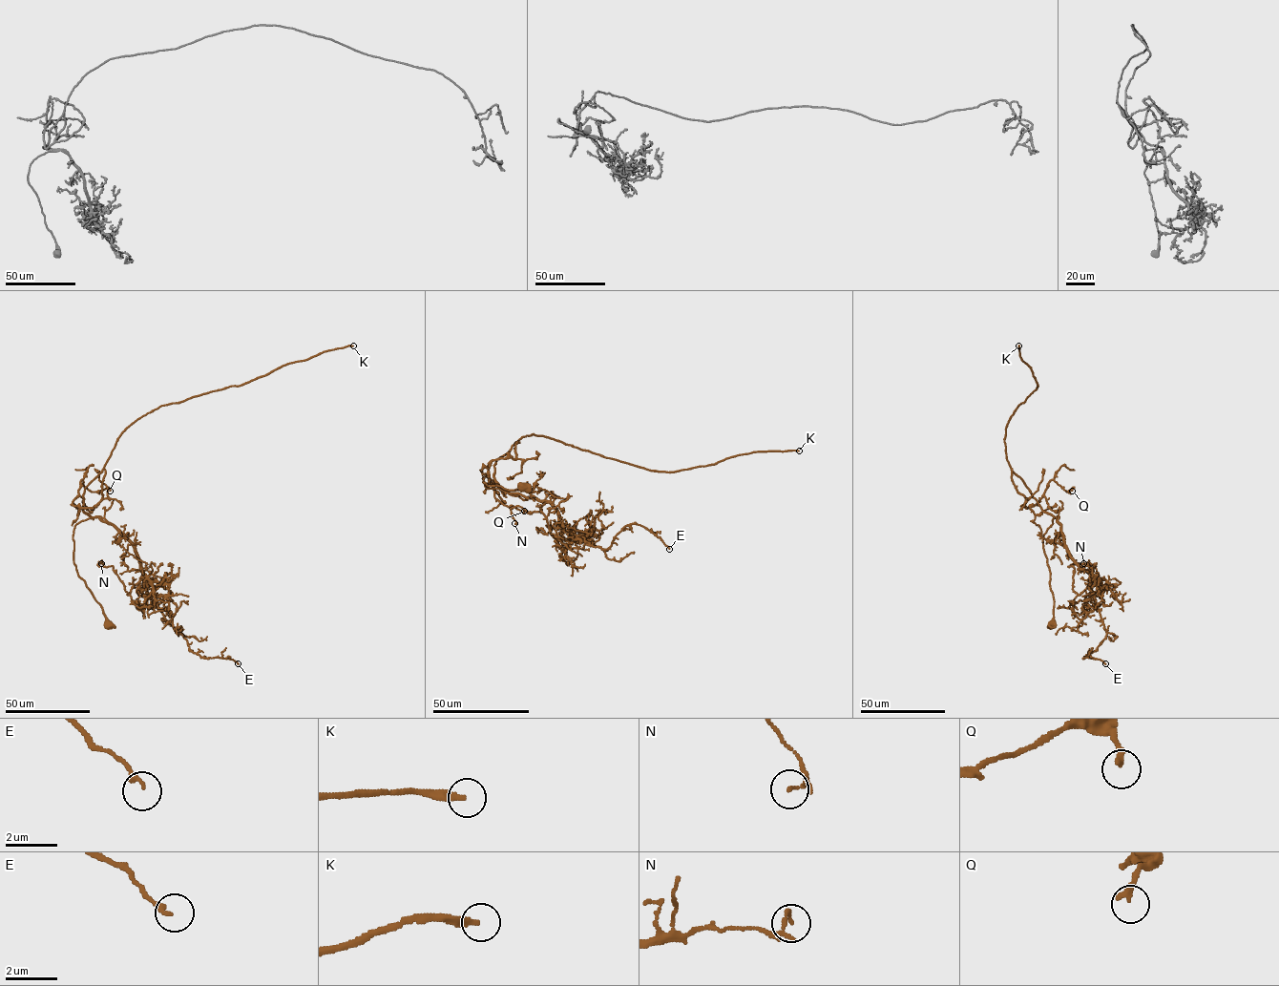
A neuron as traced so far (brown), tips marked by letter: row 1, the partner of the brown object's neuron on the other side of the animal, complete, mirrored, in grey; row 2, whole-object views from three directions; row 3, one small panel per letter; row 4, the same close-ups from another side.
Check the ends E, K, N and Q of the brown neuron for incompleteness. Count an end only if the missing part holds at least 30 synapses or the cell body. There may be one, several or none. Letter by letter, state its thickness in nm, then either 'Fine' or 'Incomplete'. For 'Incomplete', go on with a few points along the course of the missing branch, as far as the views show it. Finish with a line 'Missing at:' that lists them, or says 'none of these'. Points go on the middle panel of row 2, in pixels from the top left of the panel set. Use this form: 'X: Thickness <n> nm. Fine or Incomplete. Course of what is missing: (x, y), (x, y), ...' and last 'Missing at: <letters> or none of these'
E: Thickness 200 nm. Fine
K: Thickness 240 nm. Incomplete
N: Thickness 130 nm. Fine
Q: Thickness 240 nm. Fine
Missing at: K

